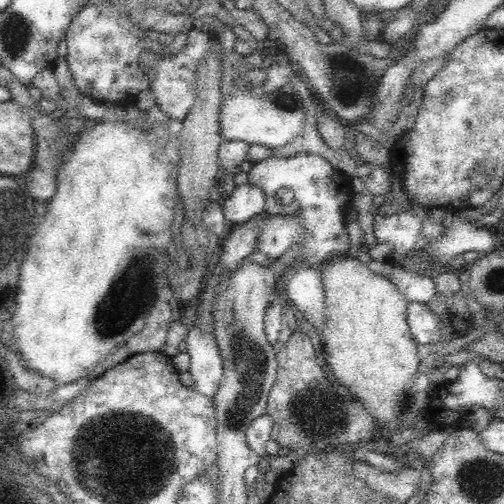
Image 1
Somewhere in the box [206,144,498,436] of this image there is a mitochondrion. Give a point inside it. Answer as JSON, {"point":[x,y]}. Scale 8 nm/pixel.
{"point":[248,399]}

